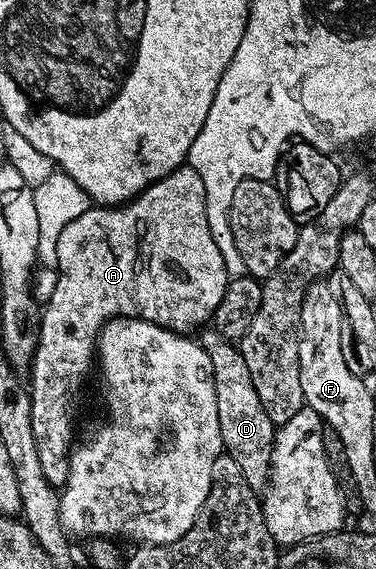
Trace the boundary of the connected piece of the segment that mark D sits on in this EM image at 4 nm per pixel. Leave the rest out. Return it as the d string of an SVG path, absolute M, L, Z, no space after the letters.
M232 343L217 344L211 346L210 352L223 452L228 457L232 456L233 463L244 472L242 481L245 486L260 485L267 472L268 445L271 445L276 438L277 426L263 409L262 399L258 399L258 391L254 391L250 371L246 371L246 363L242 359L239 348Z

